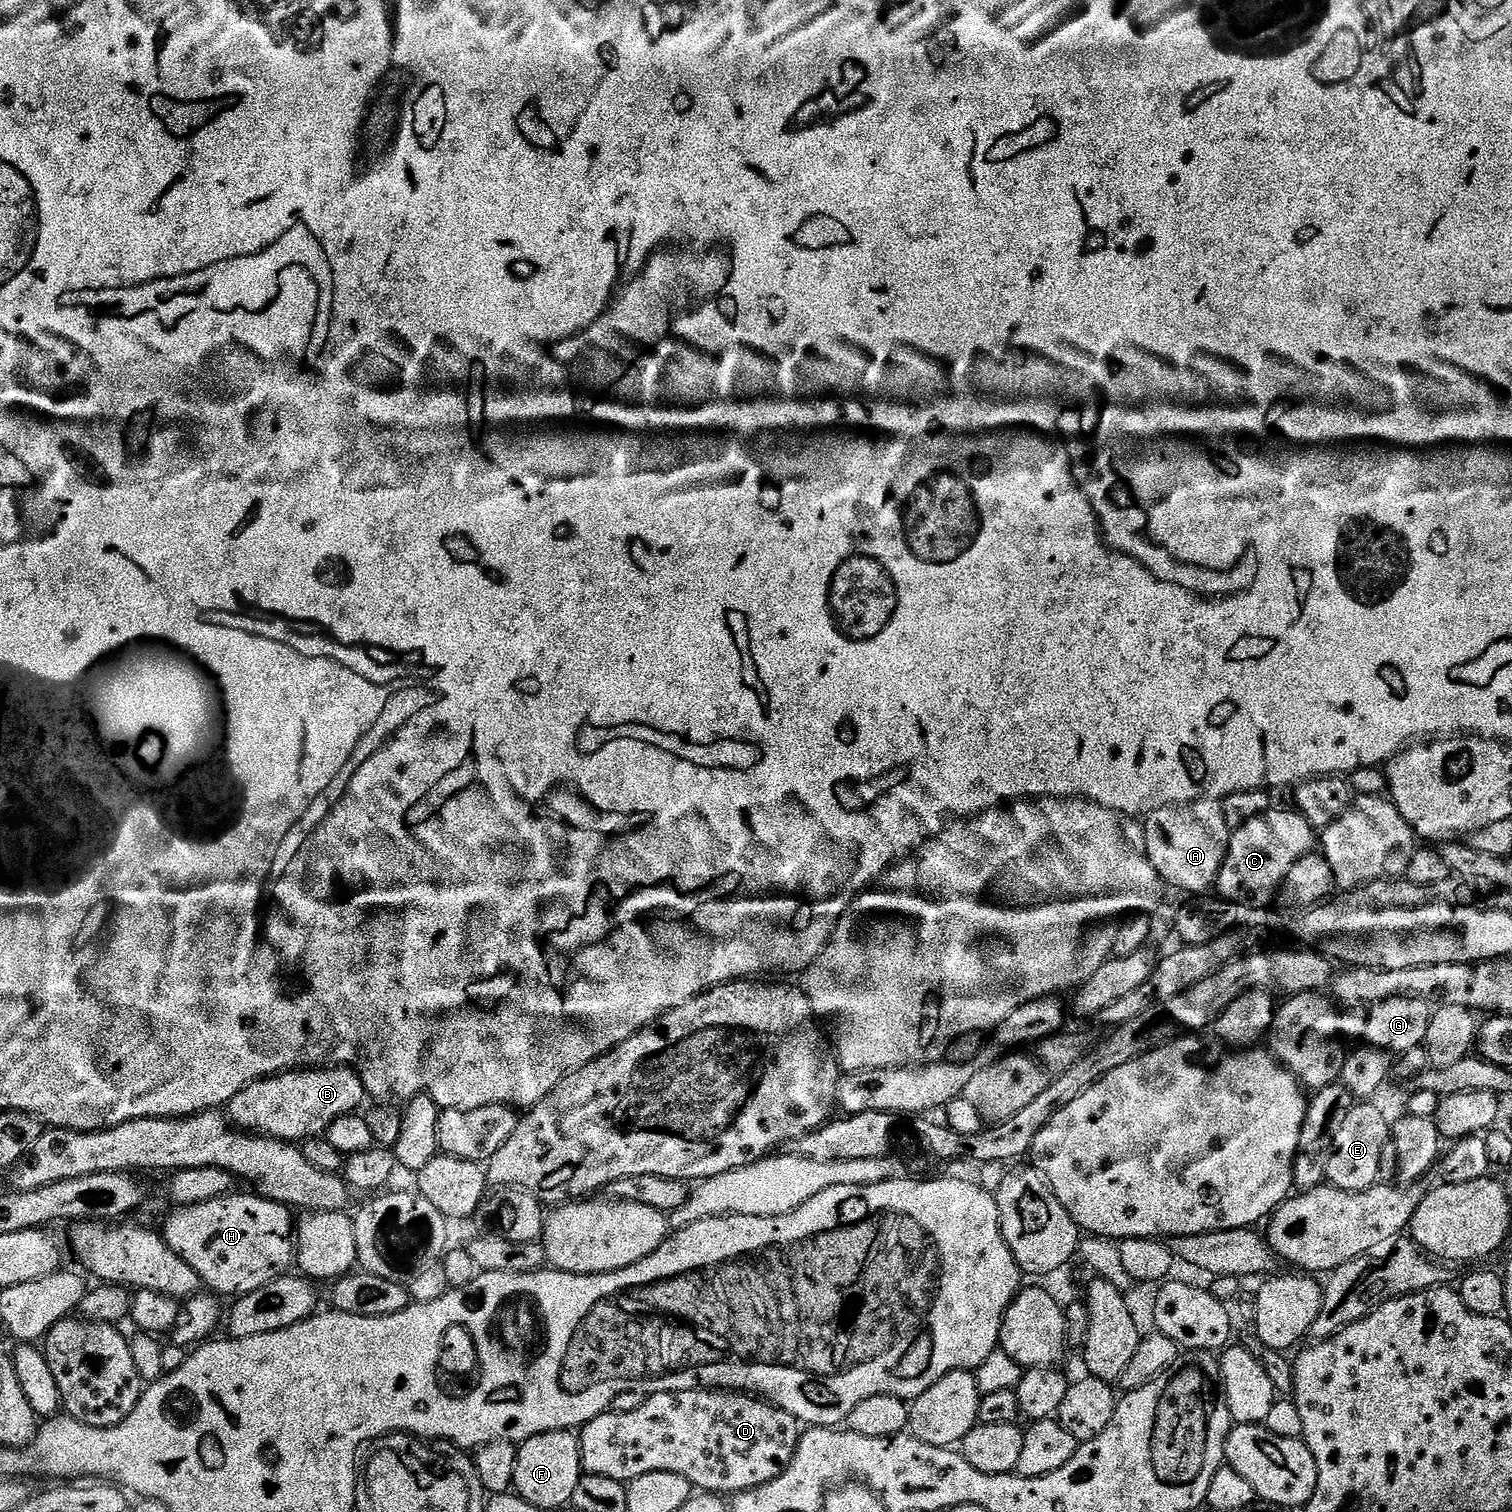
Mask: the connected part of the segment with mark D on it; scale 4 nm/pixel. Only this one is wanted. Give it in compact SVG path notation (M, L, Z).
M695 1388L685 1392L653 1392L645 1395L638 1410L603 1412L578 1432L580 1438L580 1466L585 1473L601 1478L627 1482L642 1478L642 1474L665 1472L682 1474L693 1489L708 1494L735 1494L762 1486L788 1468L798 1450L802 1425L786 1410L769 1404L763 1398L740 1390L709 1390Z

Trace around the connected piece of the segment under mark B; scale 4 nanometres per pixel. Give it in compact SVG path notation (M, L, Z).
M312 1066L307 1070L285 1070L262 1080L255 1080L246 1086L226 1106L226 1116L237 1129L249 1134L267 1136L273 1140L301 1142L312 1140L315 1136L323 1137L328 1127L338 1118L353 1115L360 1103L366 1100L364 1083L355 1070L347 1066Z

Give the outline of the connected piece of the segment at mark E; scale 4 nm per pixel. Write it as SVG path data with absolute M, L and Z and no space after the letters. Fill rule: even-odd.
M1376 1102L1353 1103L1350 1114L1338 1126L1338 1134L1334 1134L1334 1150L1328 1163L1327 1183L1338 1190L1347 1192L1365 1192L1380 1180L1382 1166L1382 1150L1390 1142L1390 1120Z

